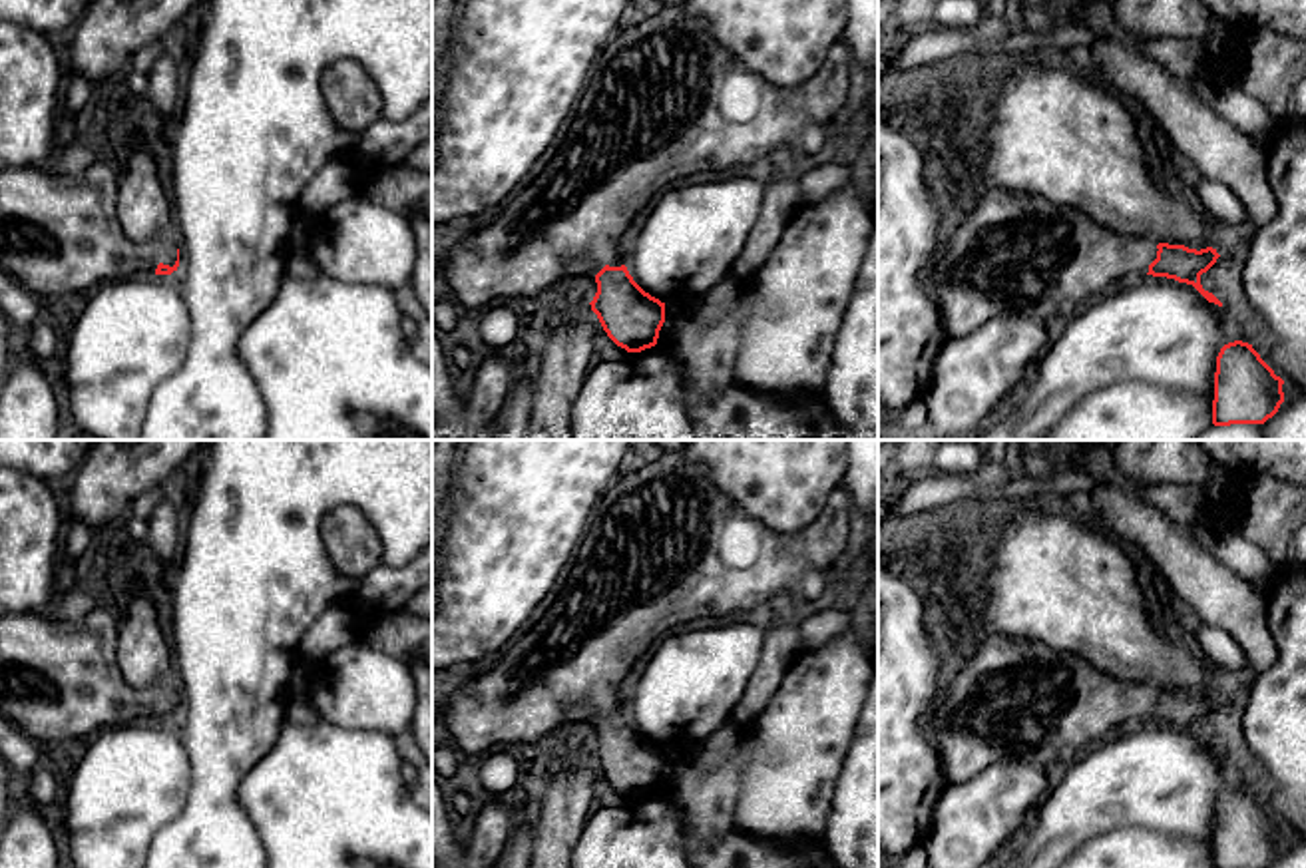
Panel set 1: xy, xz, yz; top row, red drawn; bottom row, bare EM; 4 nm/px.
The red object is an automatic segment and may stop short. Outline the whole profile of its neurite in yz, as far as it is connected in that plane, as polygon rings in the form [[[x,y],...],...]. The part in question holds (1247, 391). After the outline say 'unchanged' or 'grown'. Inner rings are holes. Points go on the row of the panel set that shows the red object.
[[[1224,344],[1216,356],[1212,424],[1264,424],[1284,402],[1282,384],[1252,344]]]; unchanged

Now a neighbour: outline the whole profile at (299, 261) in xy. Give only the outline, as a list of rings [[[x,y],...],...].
[[[305,241],[291,247],[291,253],[287,257],[287,273],[301,279],[319,275],[319,267]]]

